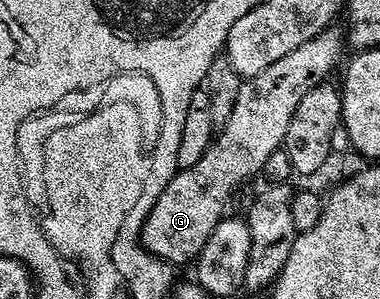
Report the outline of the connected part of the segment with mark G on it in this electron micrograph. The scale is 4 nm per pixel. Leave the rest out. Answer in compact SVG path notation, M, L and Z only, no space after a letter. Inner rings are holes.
M331 24L312 40L304 40L300 48L292 48L288 56L280 56L276 64L268 64L264 72L243 81L240 96L236 96L236 104L232 104L232 116L228 116L225 124L215 133L214 141L210 143L204 156L200 156L200 160L196 160L192 168L175 172L172 180L168 180L164 192L160 192L156 204L146 214L142 225L142 246L147 252L171 264L193 263L197 259L208 236L212 236L212 228L216 228L216 224L221 222L227 213L226 205L230 202L230 193L233 192L234 186L248 181L253 174L261 175L264 160L268 160L272 152L283 149L288 124L292 121L292 112L296 112L296 104L300 104L301 98L308 93L308 88L316 88L316 84L331 77L329 74L333 72L334 65L343 61L342 49L347 49L347 46L348 39L343 27Z

